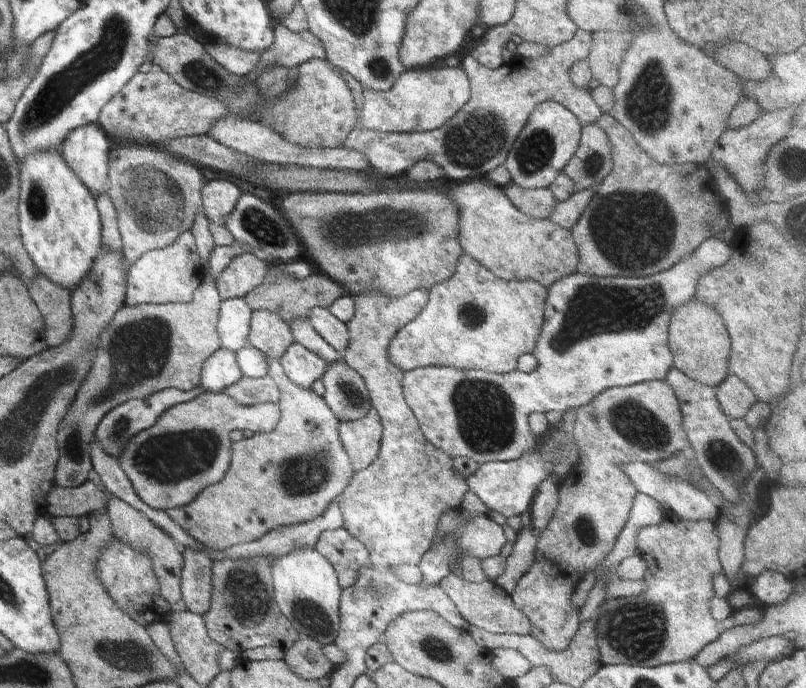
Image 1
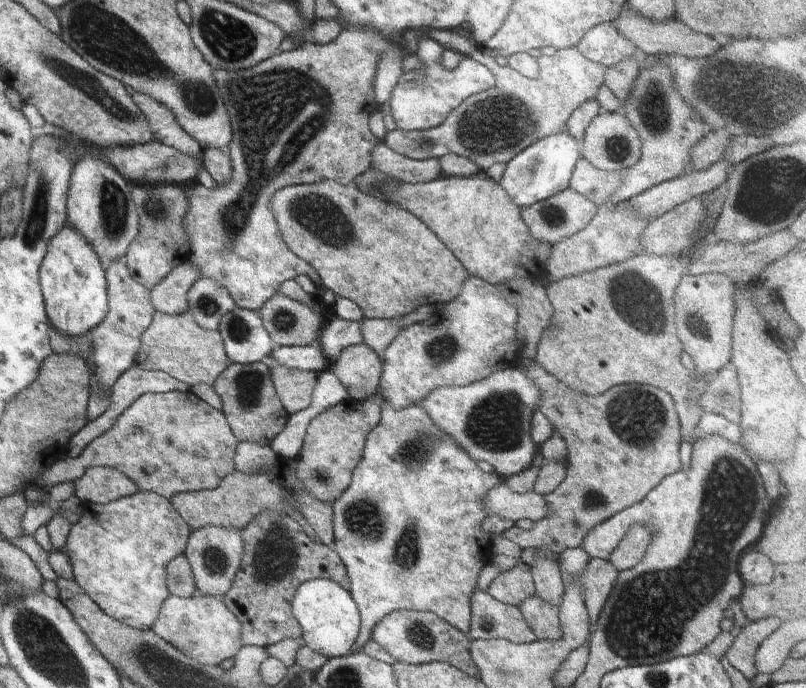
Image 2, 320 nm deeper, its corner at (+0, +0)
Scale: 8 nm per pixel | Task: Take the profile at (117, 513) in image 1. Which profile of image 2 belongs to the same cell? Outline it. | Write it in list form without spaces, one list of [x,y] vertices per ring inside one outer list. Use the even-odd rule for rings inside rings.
[[[184,553],[170,560],[166,570],[167,587],[172,595],[188,598],[200,594],[190,563]]]

